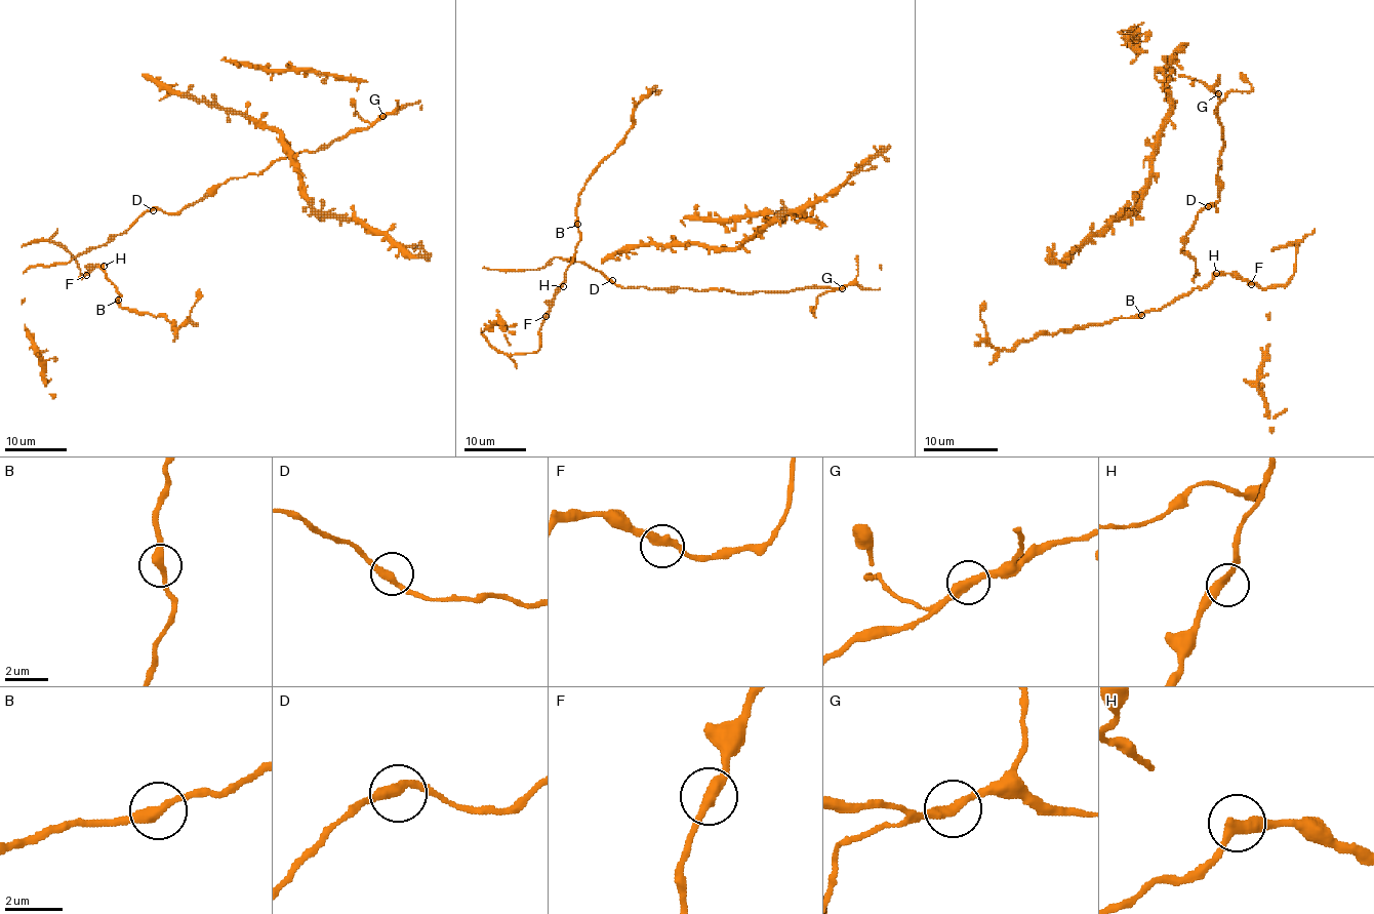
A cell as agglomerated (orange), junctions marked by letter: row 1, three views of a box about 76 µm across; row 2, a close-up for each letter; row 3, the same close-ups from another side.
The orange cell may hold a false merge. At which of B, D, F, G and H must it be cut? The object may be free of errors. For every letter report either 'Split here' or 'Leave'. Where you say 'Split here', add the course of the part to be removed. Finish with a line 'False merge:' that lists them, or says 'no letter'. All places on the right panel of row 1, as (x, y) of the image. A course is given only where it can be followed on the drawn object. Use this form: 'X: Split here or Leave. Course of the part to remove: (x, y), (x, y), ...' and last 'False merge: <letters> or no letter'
B: Leave
D: Leave
F: Leave
G: Leave
H: Leave
False merge: no letter

